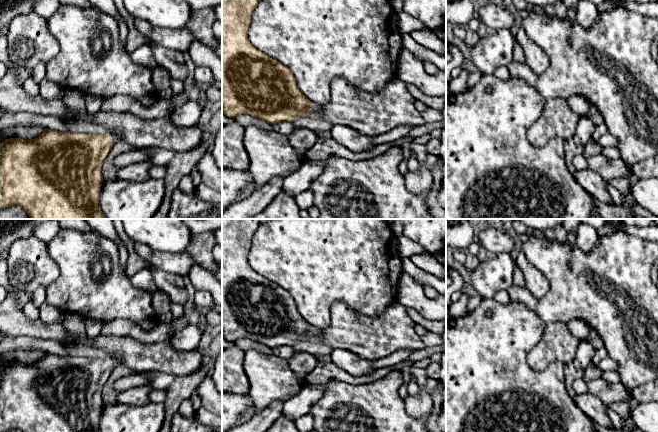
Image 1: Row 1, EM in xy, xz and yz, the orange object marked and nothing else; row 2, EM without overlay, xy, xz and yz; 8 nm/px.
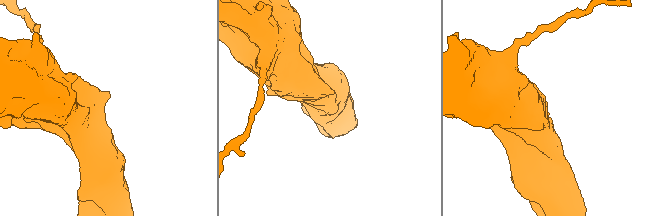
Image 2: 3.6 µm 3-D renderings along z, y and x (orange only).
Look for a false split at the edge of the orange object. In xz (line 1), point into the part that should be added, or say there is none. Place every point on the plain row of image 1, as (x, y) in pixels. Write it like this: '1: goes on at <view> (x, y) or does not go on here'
1: does not go on here

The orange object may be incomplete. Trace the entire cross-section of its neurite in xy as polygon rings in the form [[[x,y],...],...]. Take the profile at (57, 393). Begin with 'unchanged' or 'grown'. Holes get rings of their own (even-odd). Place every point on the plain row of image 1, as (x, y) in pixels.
grown; [[[44,352],[41,359],[35,363],[25,364],[21,361],[9,362],[0,366],[0,432],[9,430],[19,430],[21,432],[100,432],[100,416],[103,406],[102,388],[111,375],[114,365],[122,364],[115,357],[101,358],[85,358],[78,356],[59,356]]]

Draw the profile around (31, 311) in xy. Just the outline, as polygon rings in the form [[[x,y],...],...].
[[[31,300],[24,305],[23,311],[30,320],[39,319],[39,308]]]

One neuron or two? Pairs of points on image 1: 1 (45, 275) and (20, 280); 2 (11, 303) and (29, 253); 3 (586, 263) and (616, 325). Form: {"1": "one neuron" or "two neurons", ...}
{"1": "one neuron", "2": "two neurons", "3": "one neuron"}

